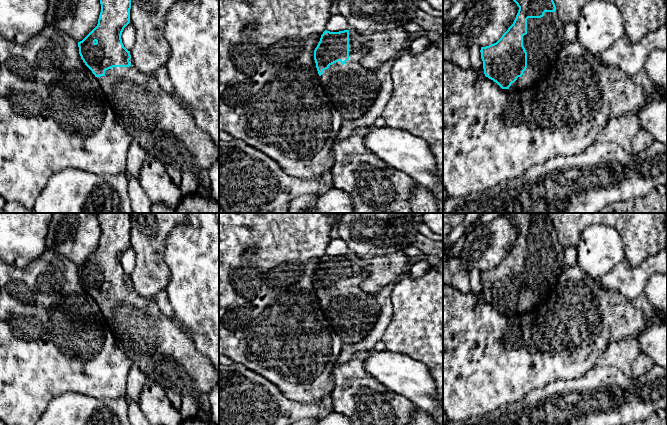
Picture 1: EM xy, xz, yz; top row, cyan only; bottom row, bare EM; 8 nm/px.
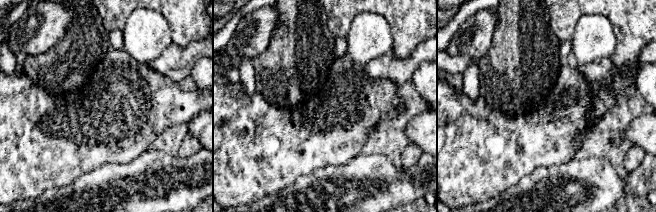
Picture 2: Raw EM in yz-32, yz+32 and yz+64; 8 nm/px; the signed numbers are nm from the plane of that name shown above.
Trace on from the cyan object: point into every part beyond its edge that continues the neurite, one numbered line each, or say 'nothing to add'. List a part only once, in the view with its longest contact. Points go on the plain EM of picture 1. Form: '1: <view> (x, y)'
1: yz (545, 260)

